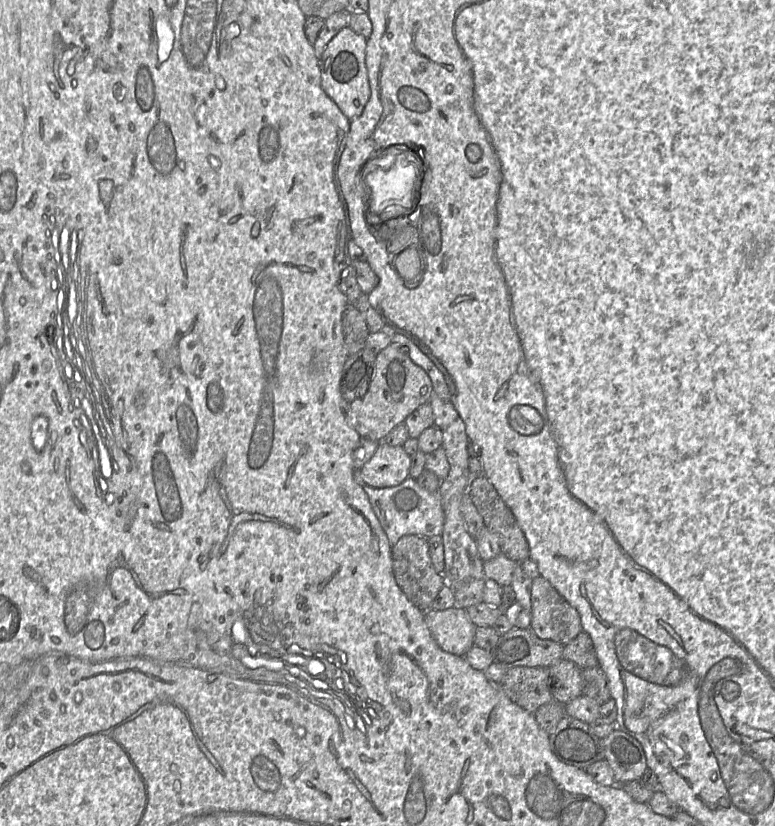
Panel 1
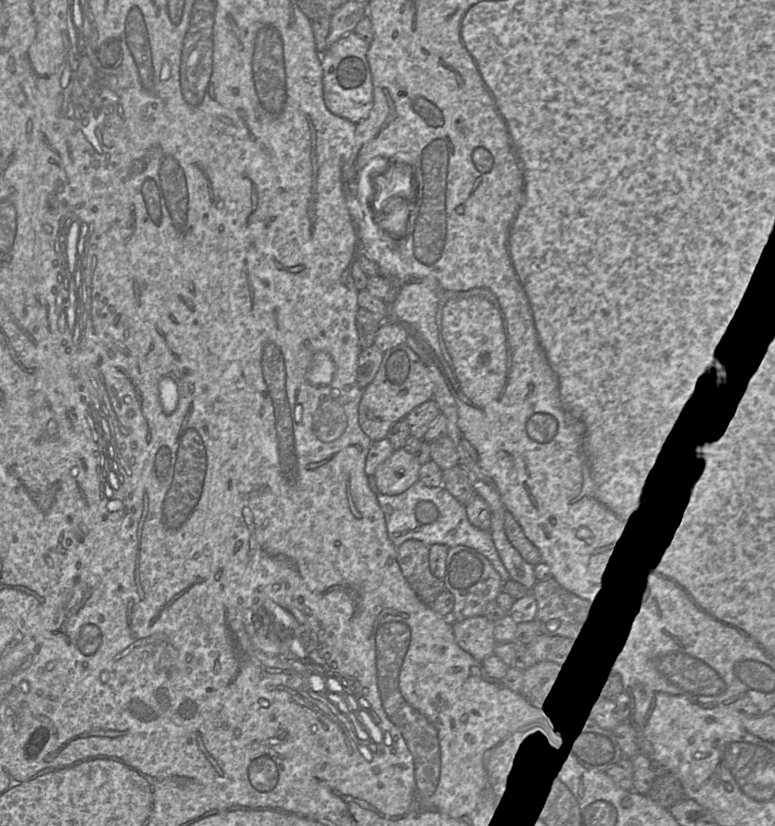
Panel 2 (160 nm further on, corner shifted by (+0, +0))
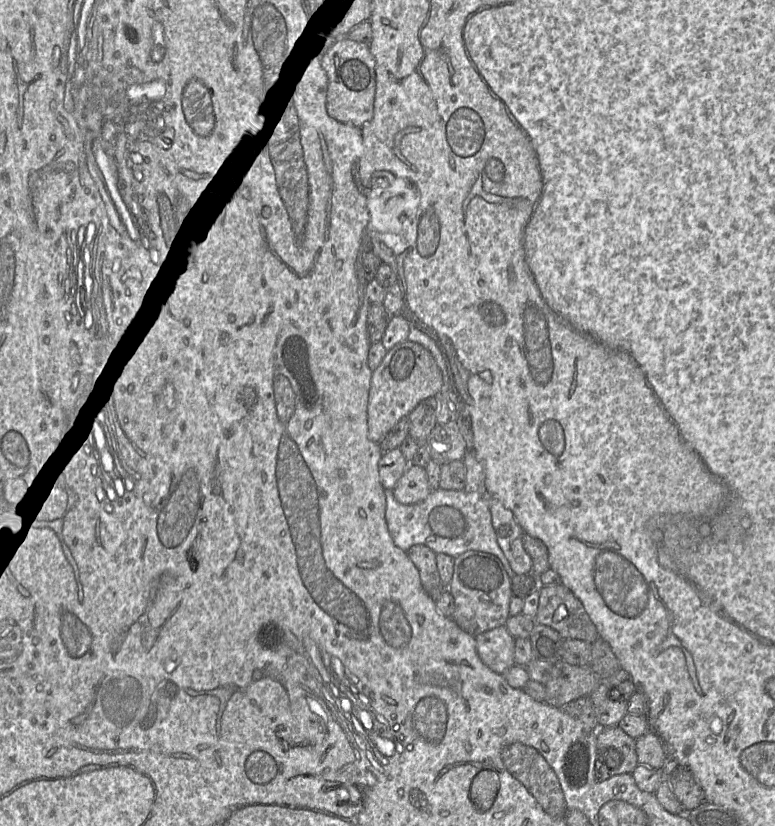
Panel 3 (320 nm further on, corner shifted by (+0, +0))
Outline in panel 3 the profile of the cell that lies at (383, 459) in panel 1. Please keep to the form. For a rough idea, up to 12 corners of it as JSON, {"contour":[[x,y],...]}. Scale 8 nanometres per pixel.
{"contour":[[409,465],[392,491],[402,504],[431,492],[425,468]]}

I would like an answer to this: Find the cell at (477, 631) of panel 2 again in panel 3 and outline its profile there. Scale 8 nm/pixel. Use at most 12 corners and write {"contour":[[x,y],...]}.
{"contour":[[505,626],[475,636],[482,662],[498,674],[515,665]]}

